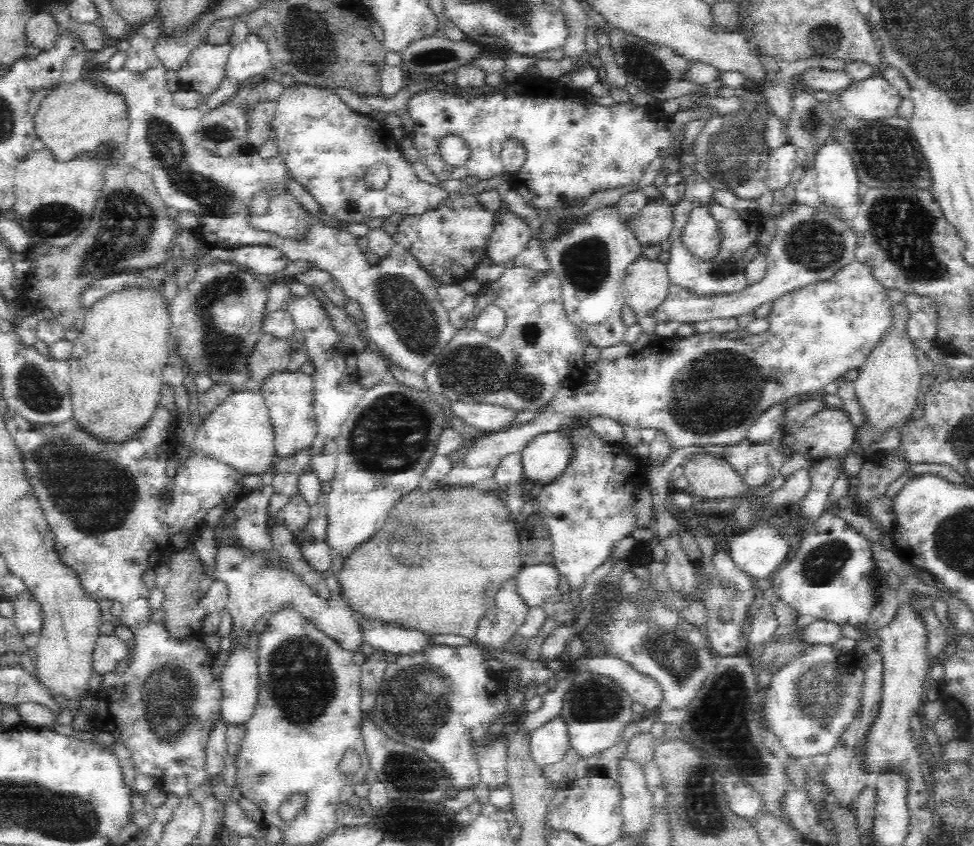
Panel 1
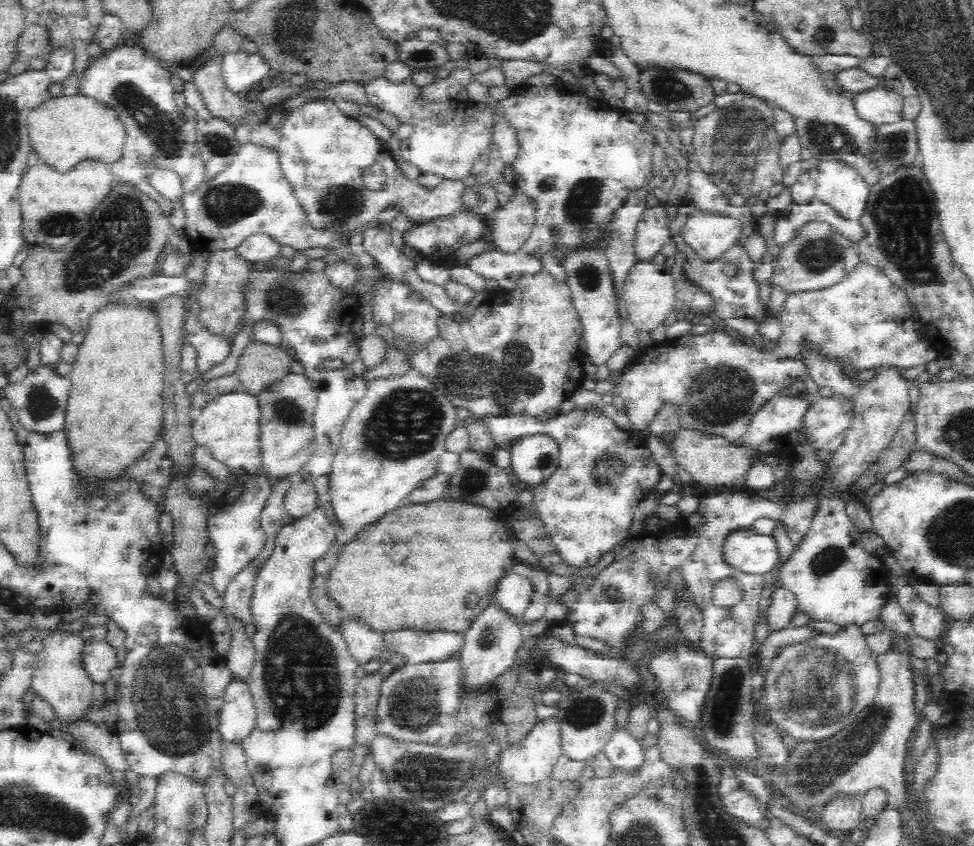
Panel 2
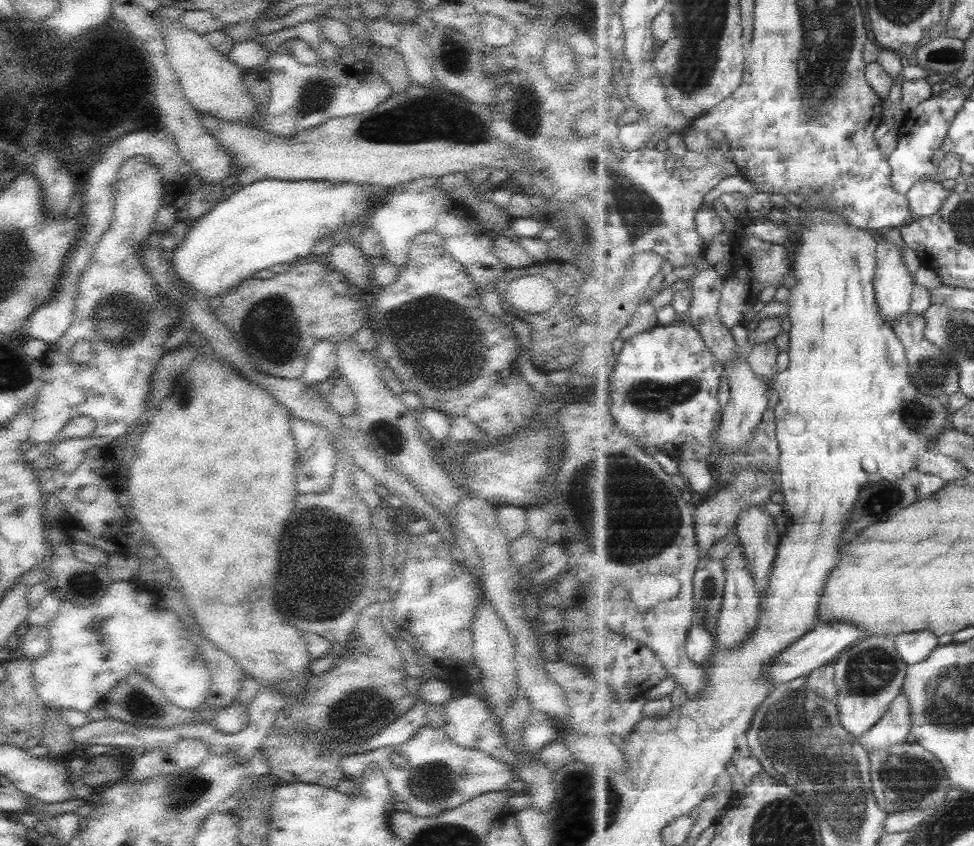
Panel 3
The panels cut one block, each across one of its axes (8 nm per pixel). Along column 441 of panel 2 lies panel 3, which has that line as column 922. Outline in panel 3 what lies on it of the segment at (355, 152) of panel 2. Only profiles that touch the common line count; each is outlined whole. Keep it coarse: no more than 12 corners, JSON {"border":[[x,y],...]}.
{"border":[[923,180],[907,193],[914,218],[937,214],[949,198],[940,182]]}

